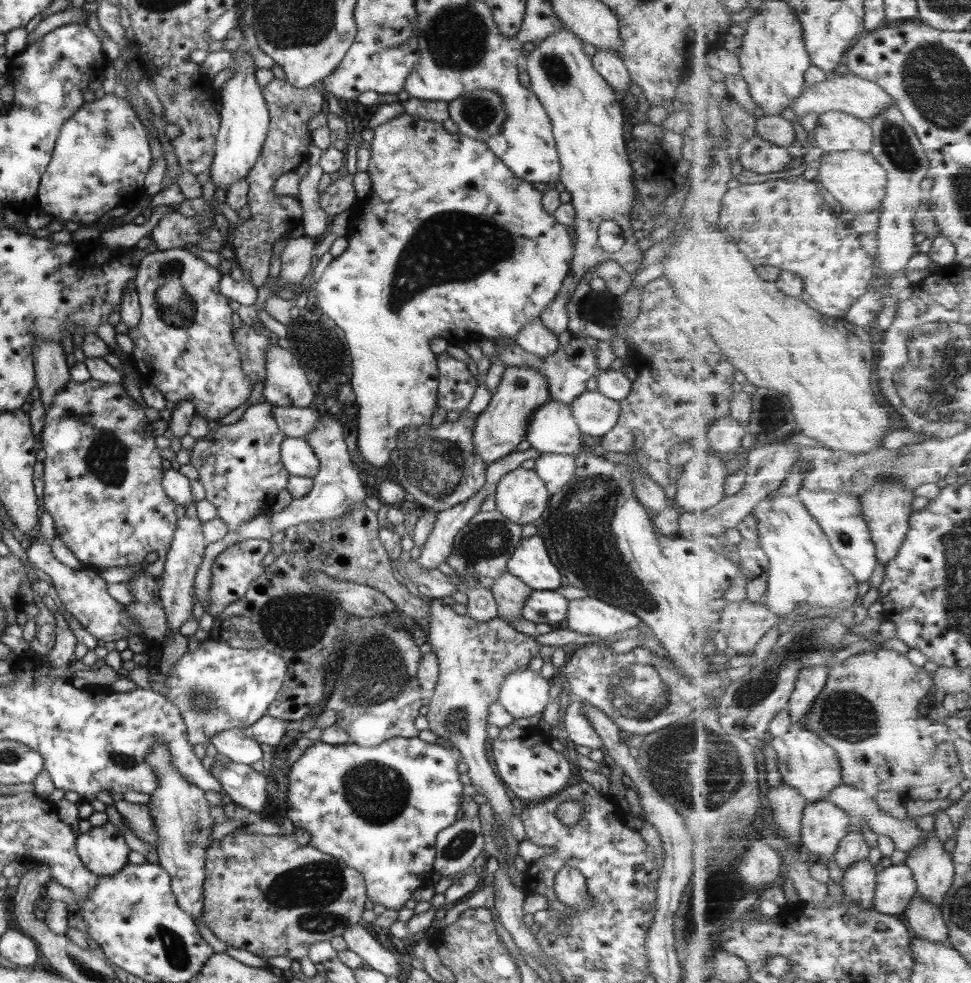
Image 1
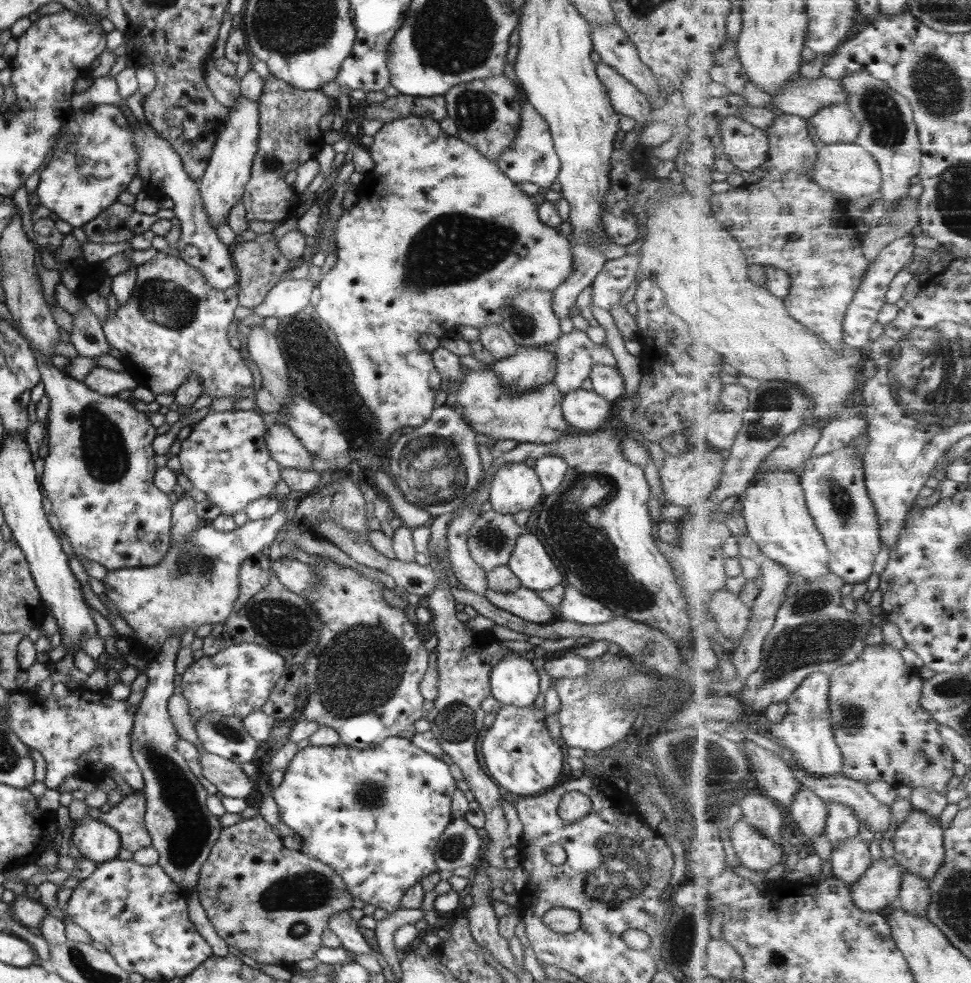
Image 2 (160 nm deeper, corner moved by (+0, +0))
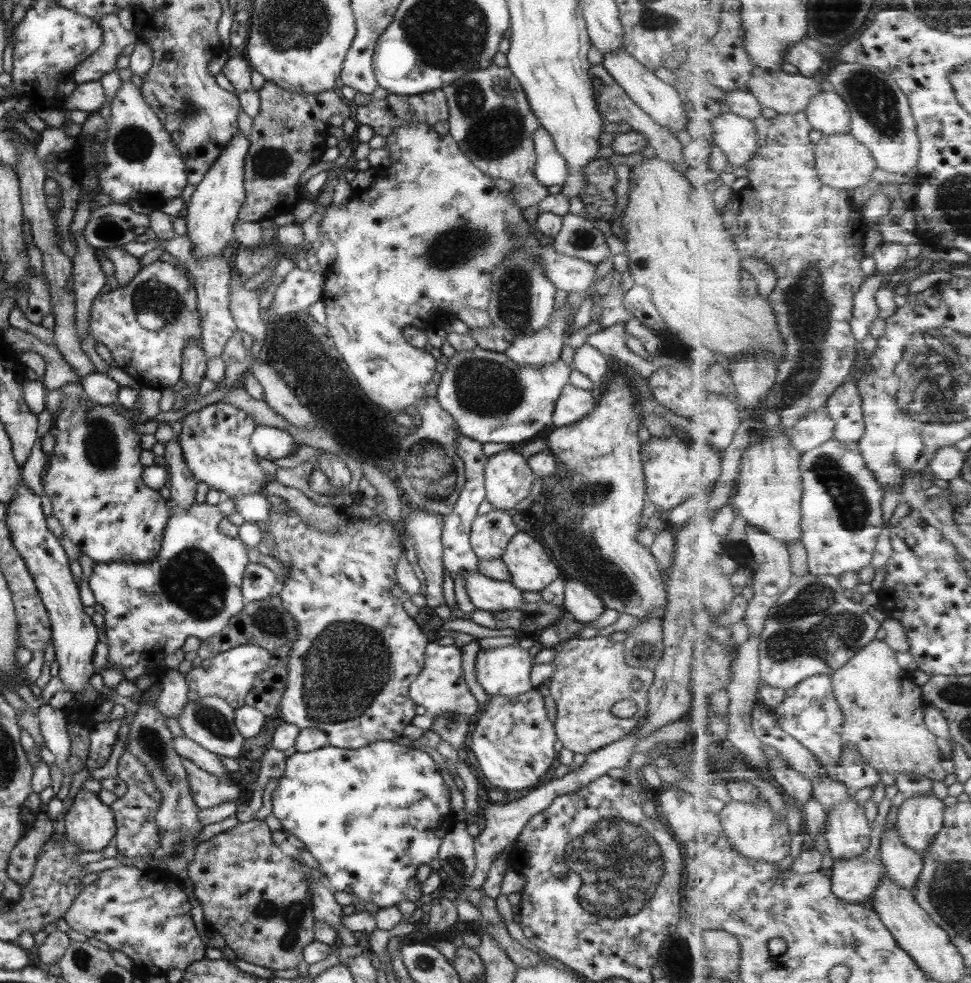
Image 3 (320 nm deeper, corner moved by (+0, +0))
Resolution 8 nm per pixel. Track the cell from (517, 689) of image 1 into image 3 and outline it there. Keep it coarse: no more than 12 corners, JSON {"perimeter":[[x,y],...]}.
{"perimeter":[[519,645],[480,648],[476,681],[488,695],[520,695],[532,657]]}

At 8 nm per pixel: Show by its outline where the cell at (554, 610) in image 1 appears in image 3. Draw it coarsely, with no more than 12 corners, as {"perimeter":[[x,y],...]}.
{"perimeter":[[463,573],[475,609],[496,614],[525,604],[510,580]]}

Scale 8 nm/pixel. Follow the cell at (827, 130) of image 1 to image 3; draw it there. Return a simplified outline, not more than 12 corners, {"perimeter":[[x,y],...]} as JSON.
{"perimeter":[[828,83],[805,114],[825,135],[851,132],[851,110]]}

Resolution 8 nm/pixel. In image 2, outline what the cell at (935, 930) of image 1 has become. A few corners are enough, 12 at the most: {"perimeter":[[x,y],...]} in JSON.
{"perimeter":[[905,871],[898,905],[928,918],[930,882]]}

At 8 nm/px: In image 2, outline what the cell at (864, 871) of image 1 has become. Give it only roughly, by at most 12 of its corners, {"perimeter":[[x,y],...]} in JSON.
{"perimeter":[[855,835],[833,847],[831,874],[852,888],[873,861]]}

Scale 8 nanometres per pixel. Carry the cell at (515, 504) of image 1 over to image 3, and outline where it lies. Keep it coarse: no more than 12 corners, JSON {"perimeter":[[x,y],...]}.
{"perimeter":[[512,450],[487,457],[484,500],[508,511],[535,479]]}

